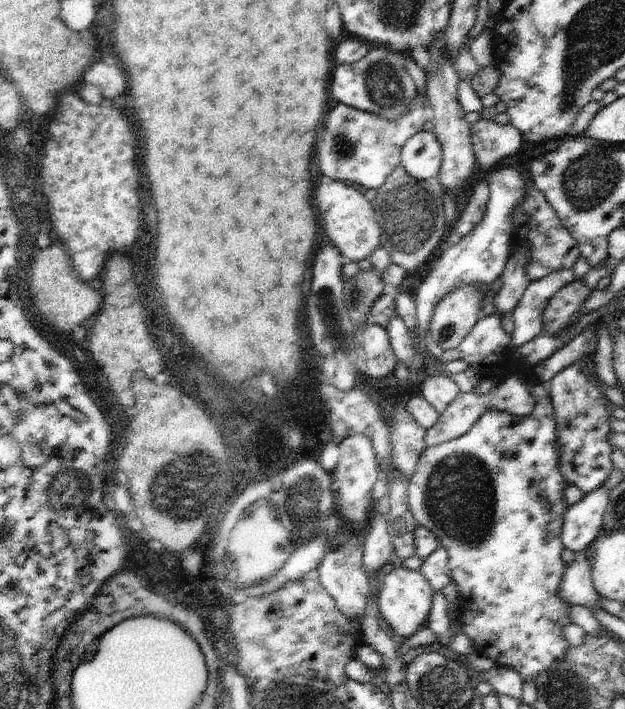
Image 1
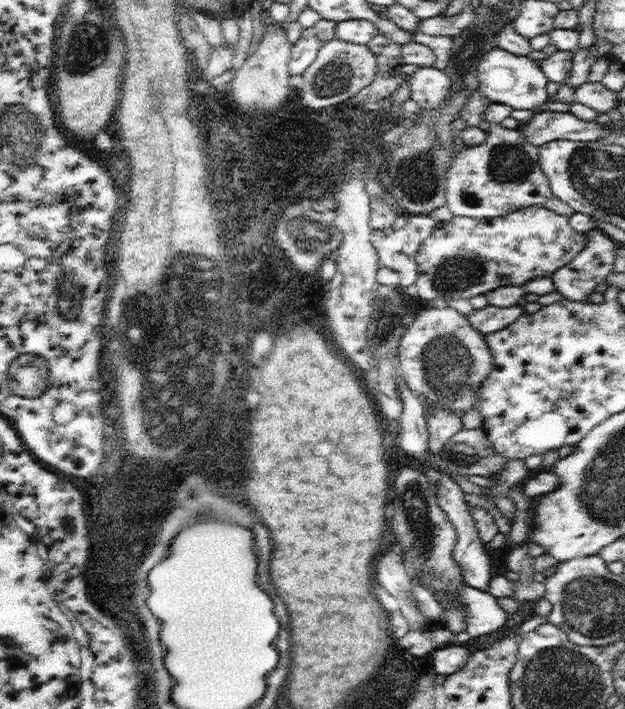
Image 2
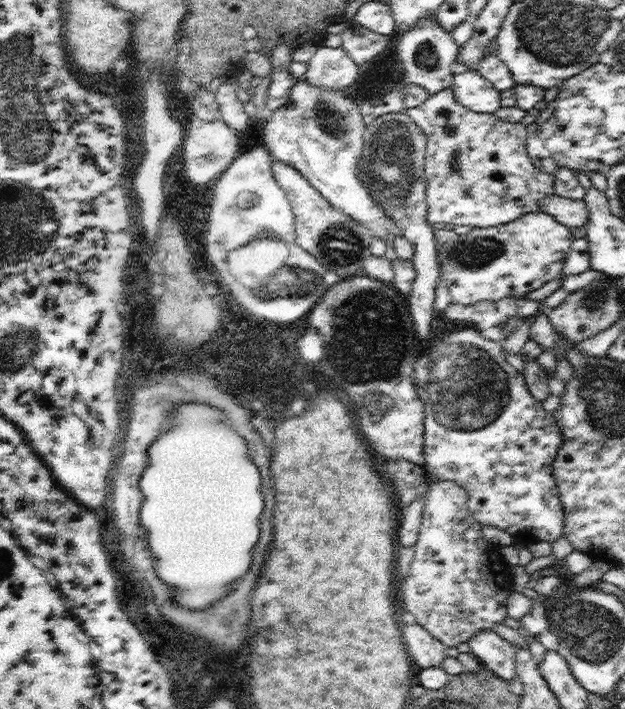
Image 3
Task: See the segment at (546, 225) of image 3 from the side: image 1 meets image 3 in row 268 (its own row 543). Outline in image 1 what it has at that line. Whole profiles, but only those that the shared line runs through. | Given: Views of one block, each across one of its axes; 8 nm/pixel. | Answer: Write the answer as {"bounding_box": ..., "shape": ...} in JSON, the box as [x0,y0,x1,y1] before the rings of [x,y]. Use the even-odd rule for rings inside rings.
{"bounding_box":[407,382,571,682],"shape":[[[529,382],[531,384],[531,392],[537,400],[535,410],[531,412],[531,416],[511,416],[509,412],[485,412],[471,428],[469,432],[465,432],[461,438],[433,446],[433,448],[425,448],[419,454],[417,466],[413,476],[409,478],[409,486],[407,486],[407,504],[411,510],[411,516],[419,522],[419,526],[425,526],[429,532],[435,534],[435,538],[439,540],[441,548],[447,550],[449,554],[449,568],[451,568],[451,584],[459,590],[459,602],[457,602],[457,624],[461,626],[461,632],[467,634],[477,650],[477,654],[491,658],[495,666],[503,666],[503,668],[511,668],[517,674],[521,674],[523,682],[535,682],[535,678],[547,670],[549,666],[553,666],[555,662],[563,662],[565,652],[567,652],[567,642],[561,634],[563,626],[571,624],[571,620],[567,618],[567,610],[571,606],[567,606],[559,596],[557,596],[557,586],[563,574],[563,568],[567,566],[565,562],[559,560],[561,550],[565,548],[559,534],[561,534],[561,526],[563,526],[563,514],[569,508],[569,504],[565,504],[563,498],[563,486],[567,488],[569,482],[561,476],[559,468],[557,468],[557,452],[555,452],[555,410],[551,404],[549,394],[545,394],[545,388],[539,382]]]}

